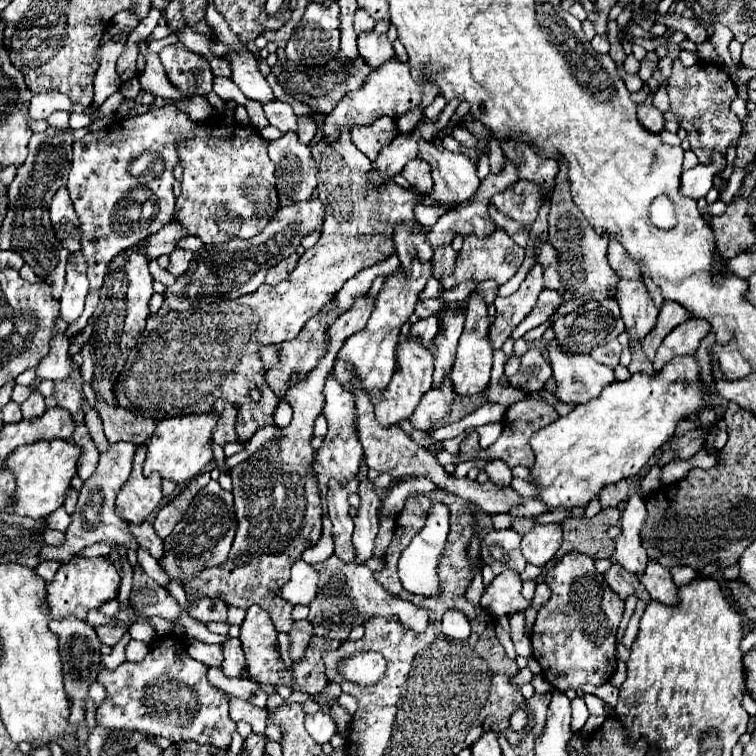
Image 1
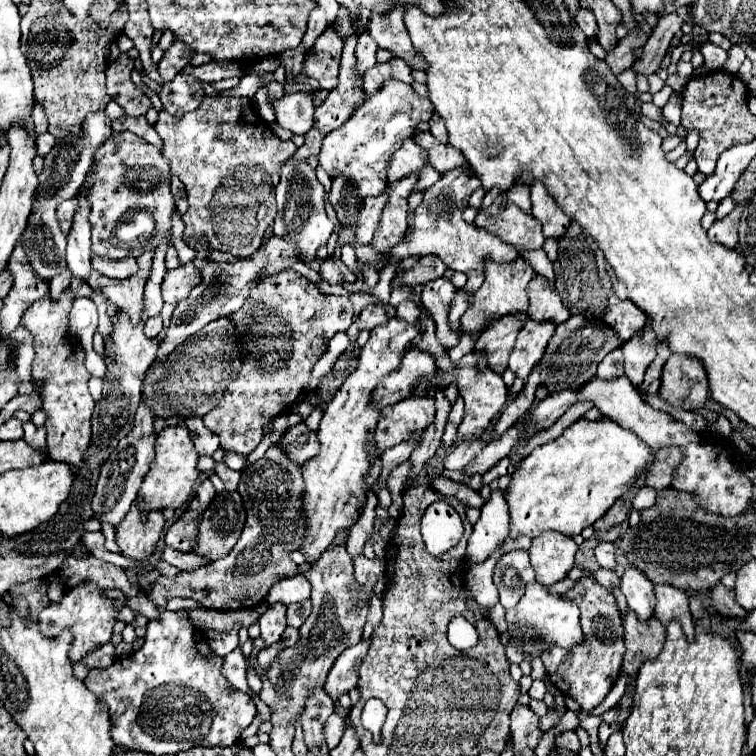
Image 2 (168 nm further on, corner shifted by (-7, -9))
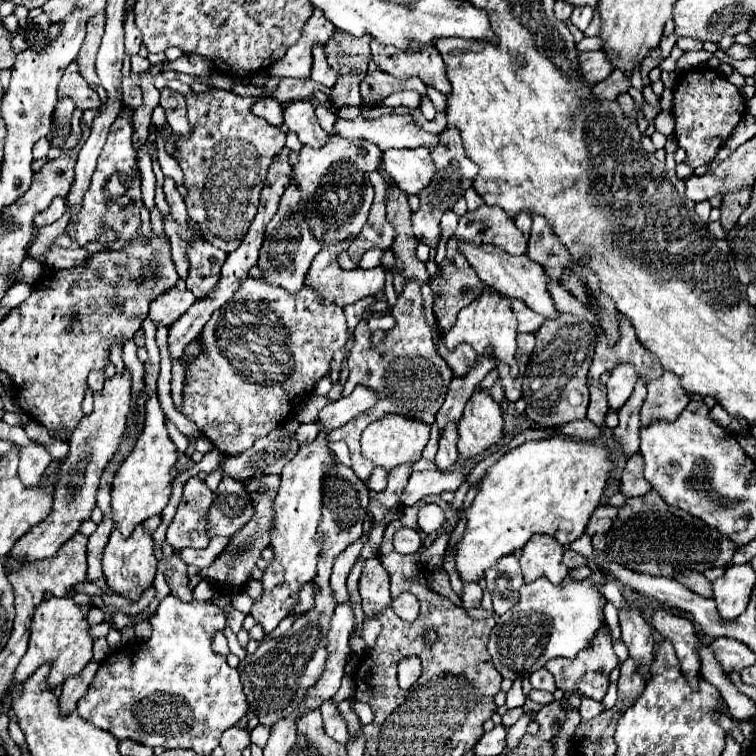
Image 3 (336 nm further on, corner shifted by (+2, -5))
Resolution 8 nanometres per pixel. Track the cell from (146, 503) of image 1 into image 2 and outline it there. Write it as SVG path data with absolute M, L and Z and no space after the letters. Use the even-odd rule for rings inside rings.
M134 505L116 529L116 543L120 547L120 553L138 563L146 563L156 549L162 529L164 517L160 511L152 511L148 515L148 521L142 523L140 511Z

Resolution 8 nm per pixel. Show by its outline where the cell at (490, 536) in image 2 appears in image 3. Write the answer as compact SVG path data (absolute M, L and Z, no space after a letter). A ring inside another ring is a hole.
M463 581L461 605L463 605L465 609L479 609L479 607L481 607L481 587L477 587L477 583L467 583L467 581Z

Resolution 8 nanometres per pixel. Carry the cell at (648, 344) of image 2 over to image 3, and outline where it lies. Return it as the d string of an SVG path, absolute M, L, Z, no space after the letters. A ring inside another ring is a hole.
M619 363L613 373L611 379L607 381L607 395L609 395L609 407L613 411L621 409L621 405L625 403L625 399L629 399L633 385L637 381L637 371L631 363Z

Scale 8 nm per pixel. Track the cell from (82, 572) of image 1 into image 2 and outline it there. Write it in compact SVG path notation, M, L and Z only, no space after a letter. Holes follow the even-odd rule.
M82 583L70 591L64 593L60 603L50 603L42 613L40 613L40 631L42 635L54 639L58 637L64 629L70 629L74 633L74 643L70 649L70 663L74 665L76 661L84 659L94 647L100 647L102 643L108 643L112 637L112 627L116 623L116 611L114 611L114 599L102 597L104 591L94 587L94 583Z

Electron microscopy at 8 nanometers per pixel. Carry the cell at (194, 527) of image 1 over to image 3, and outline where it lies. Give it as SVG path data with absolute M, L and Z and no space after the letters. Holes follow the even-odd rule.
M223 477L213 493L213 503L207 515L209 537L231 537L253 517L253 503L245 495L243 483Z

